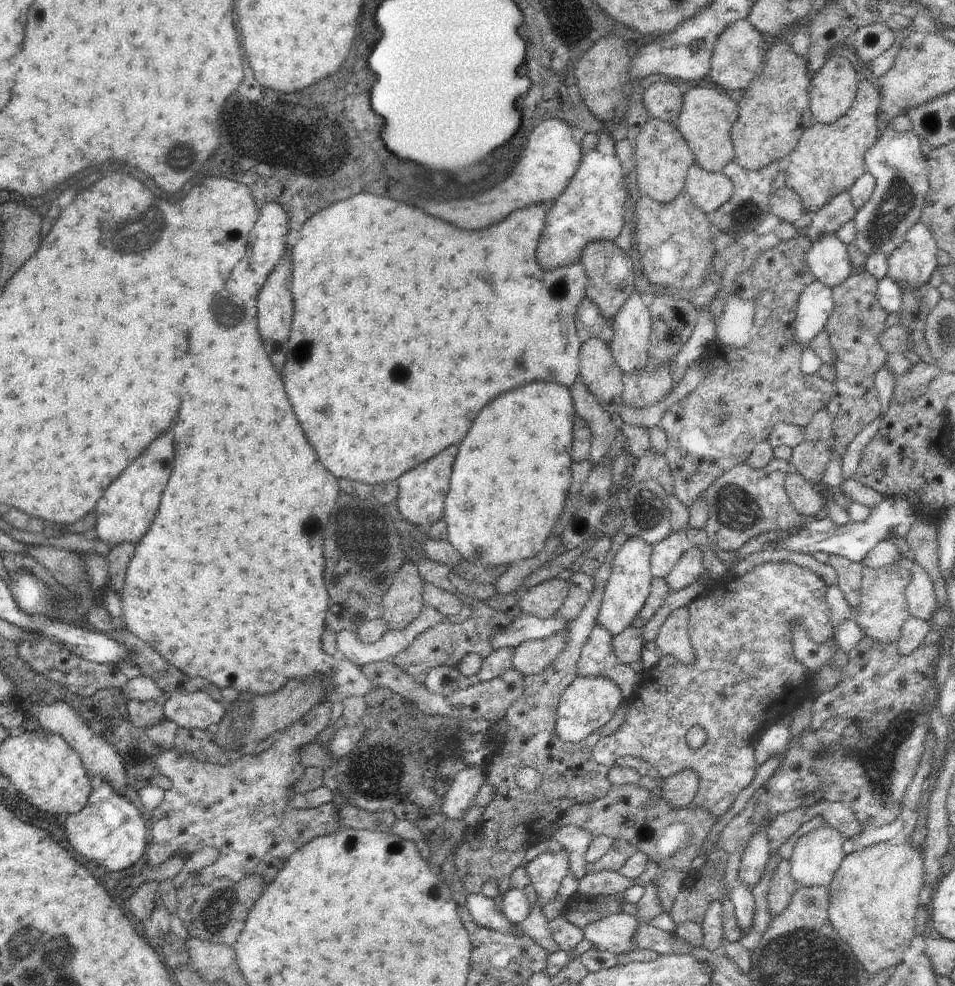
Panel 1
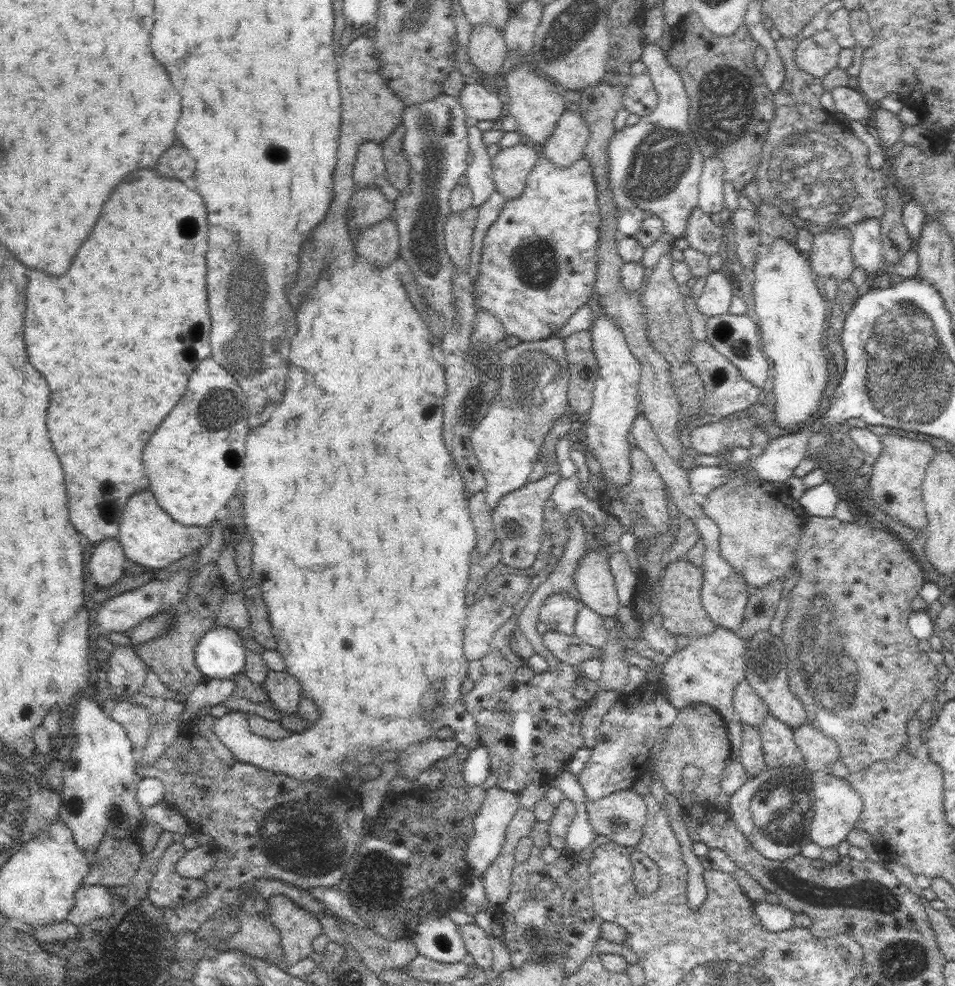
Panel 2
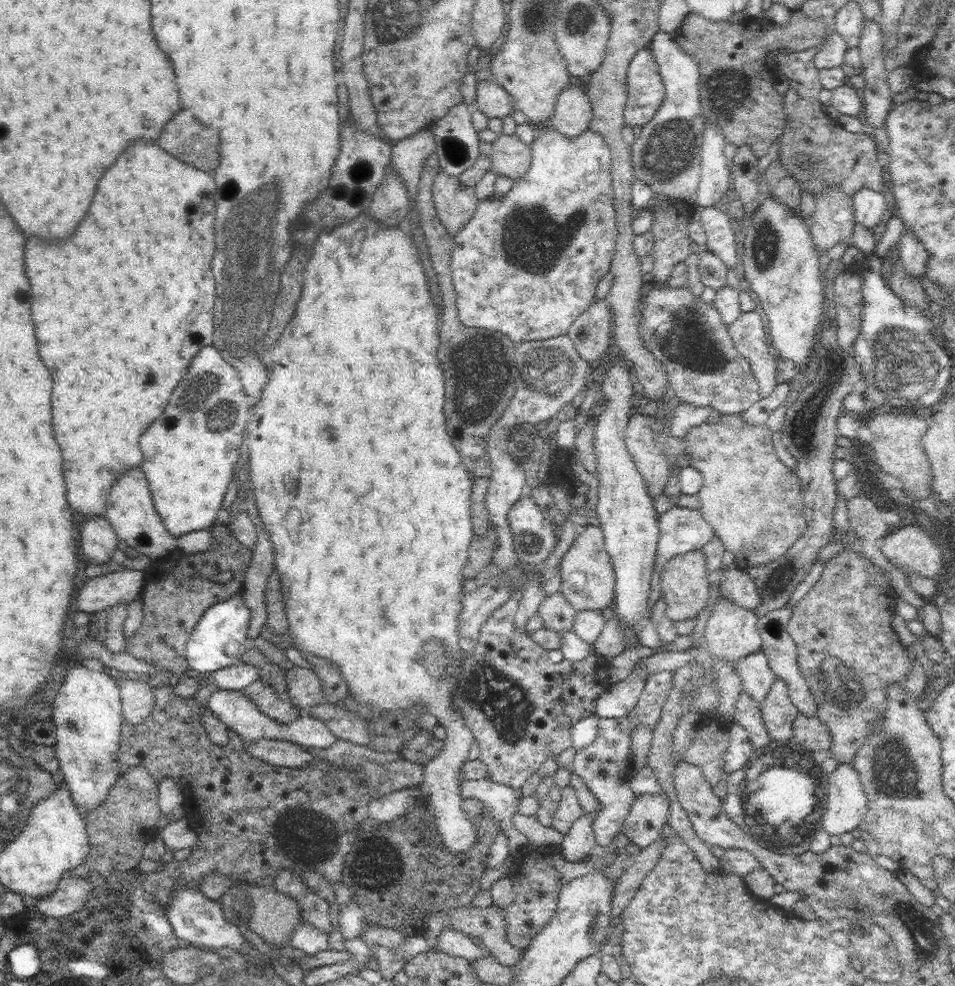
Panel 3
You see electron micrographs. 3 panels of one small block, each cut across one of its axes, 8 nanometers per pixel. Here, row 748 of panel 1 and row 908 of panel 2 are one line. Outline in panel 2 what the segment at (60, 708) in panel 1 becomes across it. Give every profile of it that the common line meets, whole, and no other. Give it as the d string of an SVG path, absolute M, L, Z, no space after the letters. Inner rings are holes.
M79 886L75 890L75 906L71 908L67 922L73 926L89 924L95 918L111 918L113 916L113 902L107 892L107 886Z

